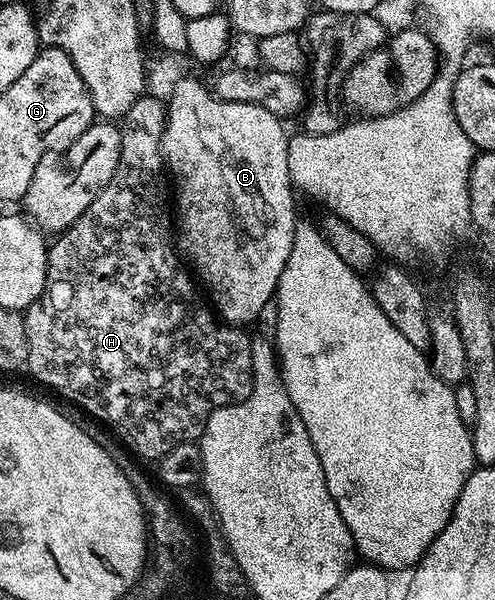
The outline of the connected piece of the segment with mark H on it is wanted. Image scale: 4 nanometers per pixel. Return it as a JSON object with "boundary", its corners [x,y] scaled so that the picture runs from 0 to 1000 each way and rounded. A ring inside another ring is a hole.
{"boundary":[[[307,157],[285,160],[273,170],[273,177],[265,177],[265,183],[257,183],[257,190],[240,207],[244,215],[240,277],[232,283],[224,303],[216,303],[216,310],[196,325],[192,337],[184,337],[184,343],[176,343],[176,350],[168,350],[164,362],[135,385],[109,398],[115,402],[105,402],[99,407],[99,448],[95,450],[91,487],[46,522],[55,543],[55,570],[59,572],[55,620],[61,620],[79,638],[131,653],[135,665],[149,667],[168,685],[182,687],[188,697],[202,702],[206,708],[226,715],[238,735],[259,752],[263,747],[271,753],[271,757],[267,755],[271,762],[287,760],[289,765],[309,767],[309,770],[323,768],[325,762],[337,758],[354,743],[396,735],[414,713],[418,697],[434,682],[491,670],[511,648],[505,555],[440,532],[432,515],[410,498],[392,462],[380,452],[374,455],[358,448],[362,422],[349,402],[354,373],[345,365],[345,320],[339,312],[333,312],[335,315],[317,313],[317,305],[325,300],[325,287],[329,293],[335,285],[333,268],[325,263],[325,225],[333,215],[335,185],[335,175],[327,168],[323,173]]]}

